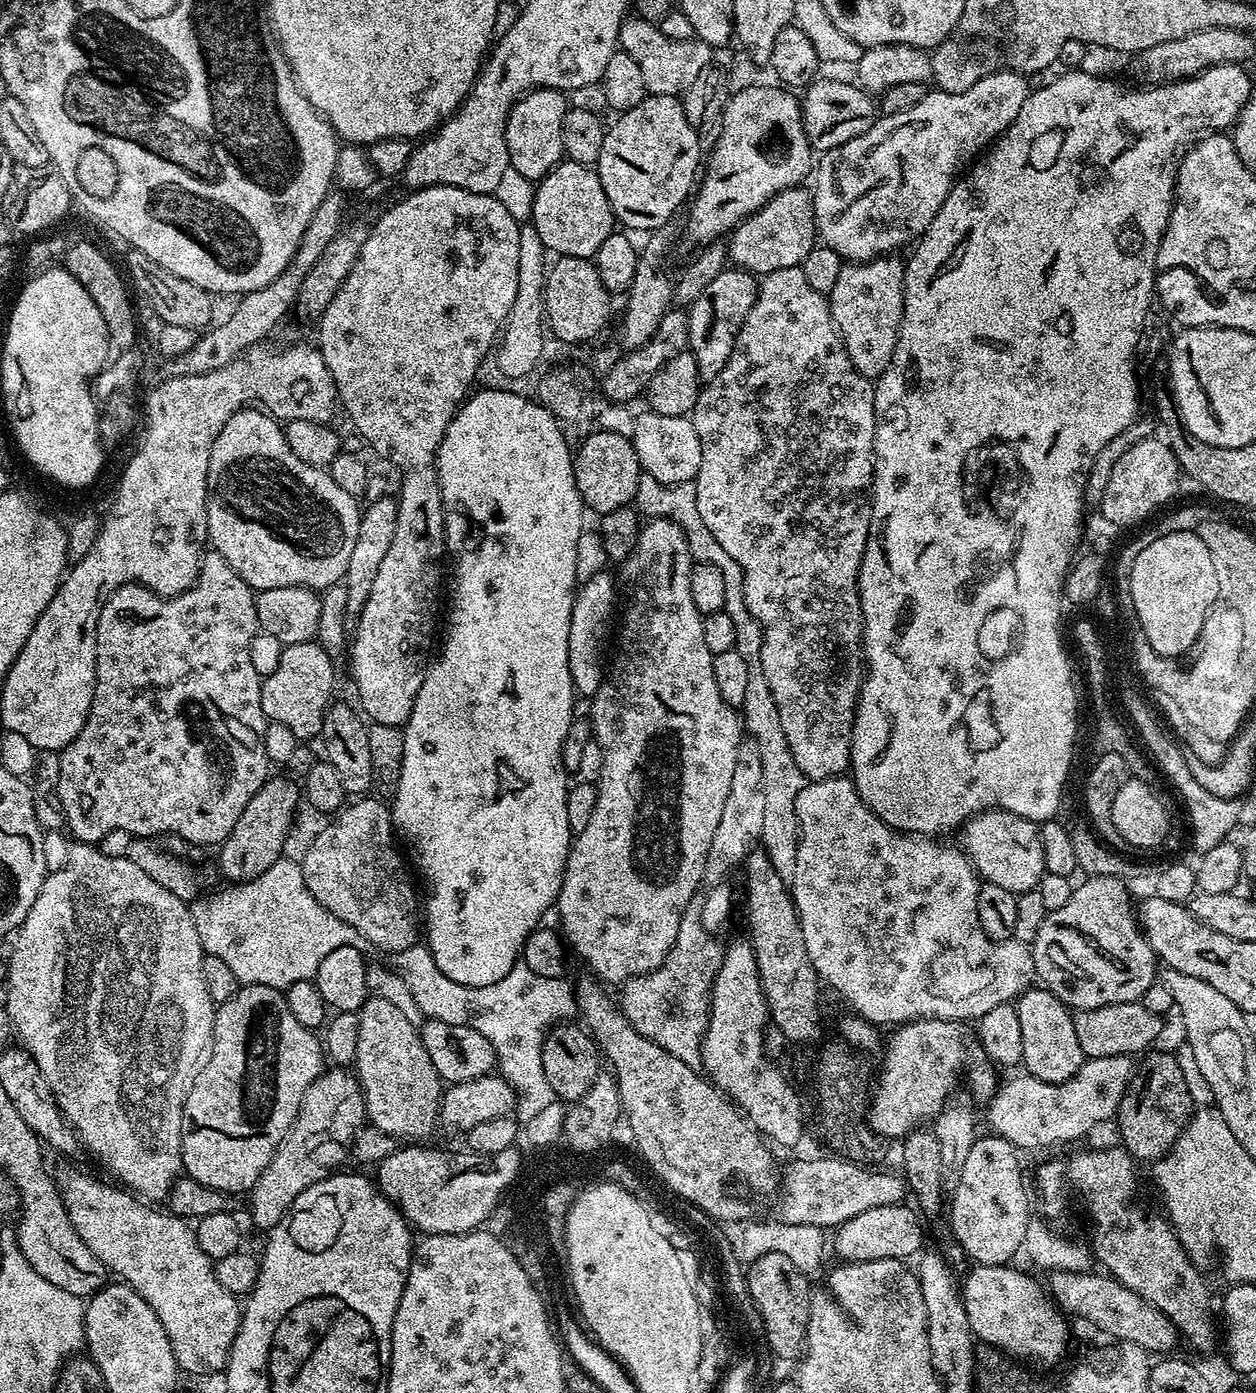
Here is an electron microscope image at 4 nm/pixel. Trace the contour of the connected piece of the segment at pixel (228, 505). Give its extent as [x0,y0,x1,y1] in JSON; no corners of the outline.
[208,406,362,590]

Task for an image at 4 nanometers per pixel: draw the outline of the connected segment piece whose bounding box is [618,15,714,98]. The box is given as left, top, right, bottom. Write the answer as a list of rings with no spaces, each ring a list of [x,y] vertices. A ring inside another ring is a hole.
[[[638,15],[625,19],[620,25],[619,51],[630,54],[634,62],[642,69],[642,79],[646,81],[649,93],[653,96],[683,97],[684,91],[694,86],[694,78],[702,74],[713,63],[714,50],[701,40],[678,42],[674,38],[666,38],[662,30]]]

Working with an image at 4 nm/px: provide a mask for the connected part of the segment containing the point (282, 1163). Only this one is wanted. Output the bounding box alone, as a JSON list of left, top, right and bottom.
[248,1068,365,1232]

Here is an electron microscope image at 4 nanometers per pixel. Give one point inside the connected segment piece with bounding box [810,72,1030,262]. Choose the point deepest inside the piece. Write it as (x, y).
(881, 190)

